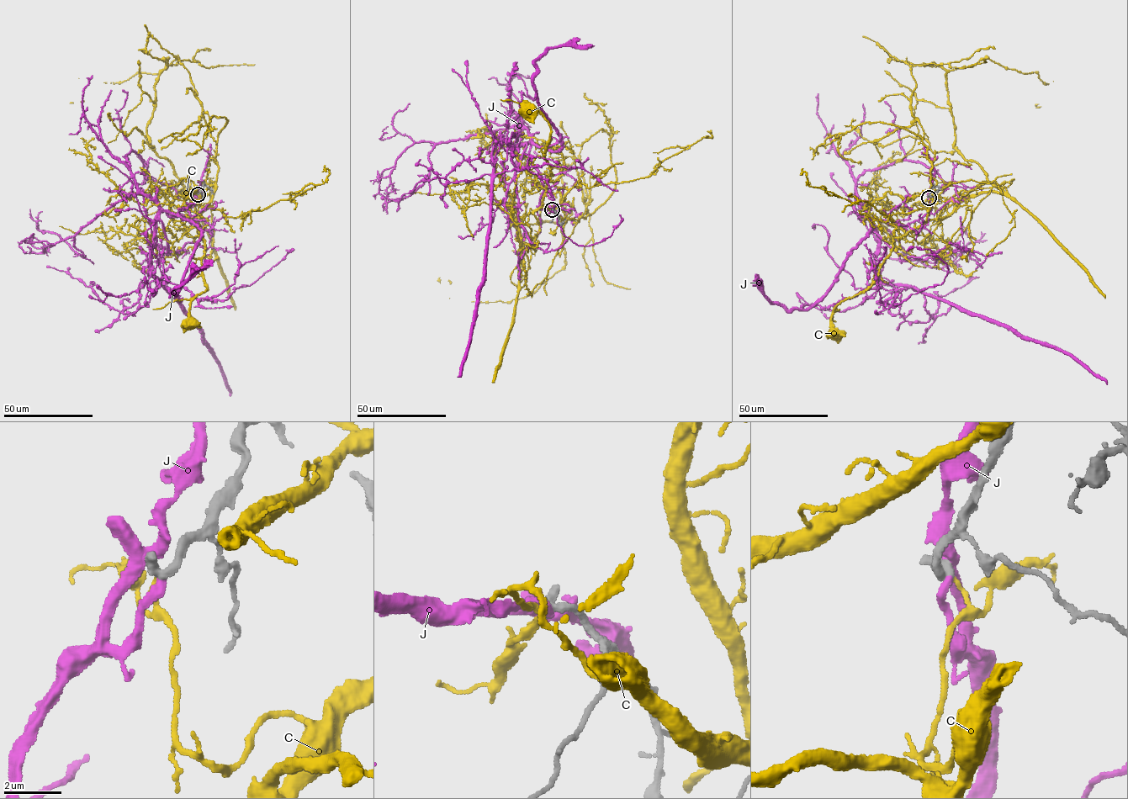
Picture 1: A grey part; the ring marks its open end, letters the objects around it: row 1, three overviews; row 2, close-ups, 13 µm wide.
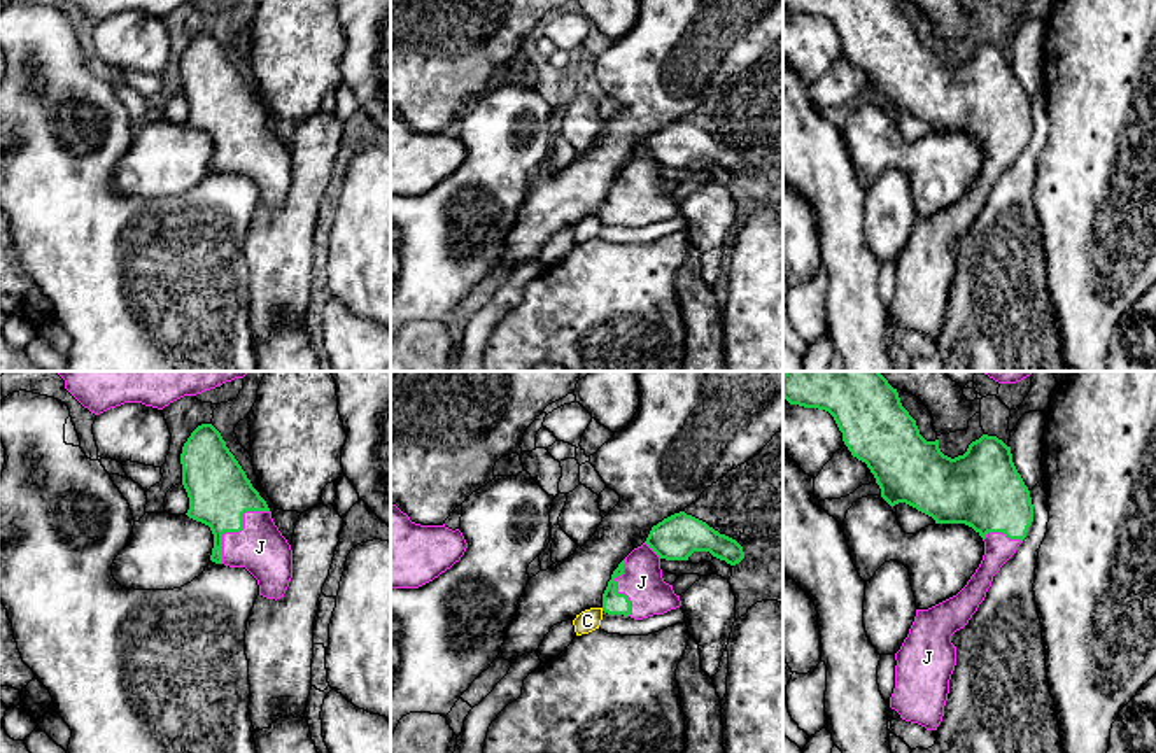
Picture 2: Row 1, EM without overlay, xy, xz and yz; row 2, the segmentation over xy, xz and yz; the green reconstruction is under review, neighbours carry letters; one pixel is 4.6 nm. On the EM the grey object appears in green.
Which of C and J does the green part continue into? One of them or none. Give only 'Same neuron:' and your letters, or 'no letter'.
Same neuron: J

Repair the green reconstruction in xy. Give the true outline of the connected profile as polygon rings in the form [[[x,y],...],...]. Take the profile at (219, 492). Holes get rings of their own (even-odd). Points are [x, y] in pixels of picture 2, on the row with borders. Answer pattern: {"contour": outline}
{"contour": [[[212,424],[198,426],[182,447],[187,517],[210,527],[210,560],[245,567],[266,599],[284,597],[293,578],[293,550],[266,501]]]}

